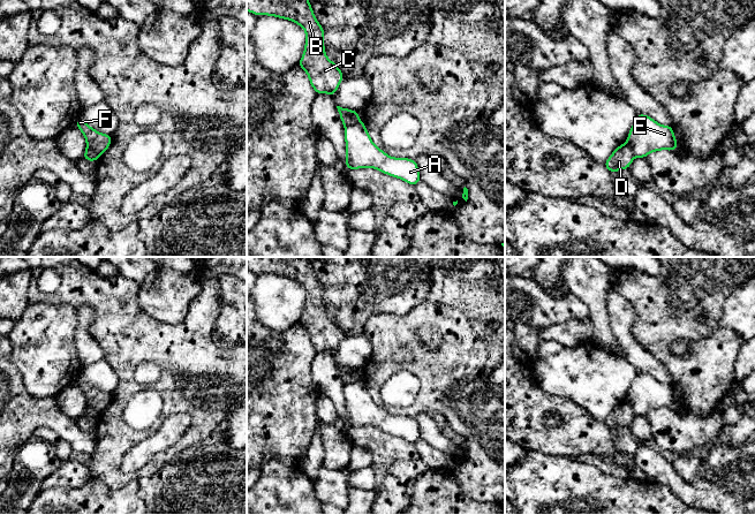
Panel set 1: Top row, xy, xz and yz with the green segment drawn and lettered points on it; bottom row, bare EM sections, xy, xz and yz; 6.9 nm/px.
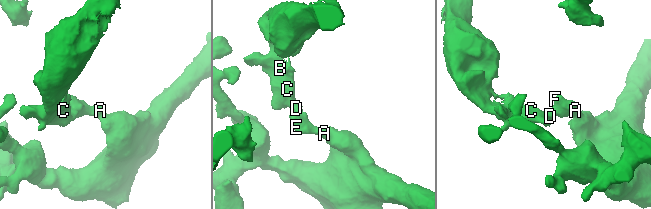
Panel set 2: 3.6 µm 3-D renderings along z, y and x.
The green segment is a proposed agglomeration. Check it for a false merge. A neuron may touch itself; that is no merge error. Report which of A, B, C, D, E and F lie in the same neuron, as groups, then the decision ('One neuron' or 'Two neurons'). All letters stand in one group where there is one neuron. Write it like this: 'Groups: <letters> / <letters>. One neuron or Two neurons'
Groups: A E F / B C D. Two neurons

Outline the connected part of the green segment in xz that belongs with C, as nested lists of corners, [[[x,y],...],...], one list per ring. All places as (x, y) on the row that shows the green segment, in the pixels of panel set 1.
[[[247,0],[247,10],[256,16],[277,16],[301,25],[305,30],[305,46],[297,65],[308,74],[316,94],[330,93],[334,97],[345,76],[326,56],[323,43],[325,30],[309,0]]]

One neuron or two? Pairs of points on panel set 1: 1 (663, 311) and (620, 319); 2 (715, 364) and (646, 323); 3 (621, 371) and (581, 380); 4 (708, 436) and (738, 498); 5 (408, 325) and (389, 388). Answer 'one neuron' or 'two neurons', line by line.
1: two neurons
2: one neuron
3: one neuron
4: two neurons
5: one neuron

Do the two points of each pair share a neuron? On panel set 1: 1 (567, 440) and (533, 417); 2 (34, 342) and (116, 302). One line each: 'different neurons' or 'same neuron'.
1: same neuron
2: different neurons

